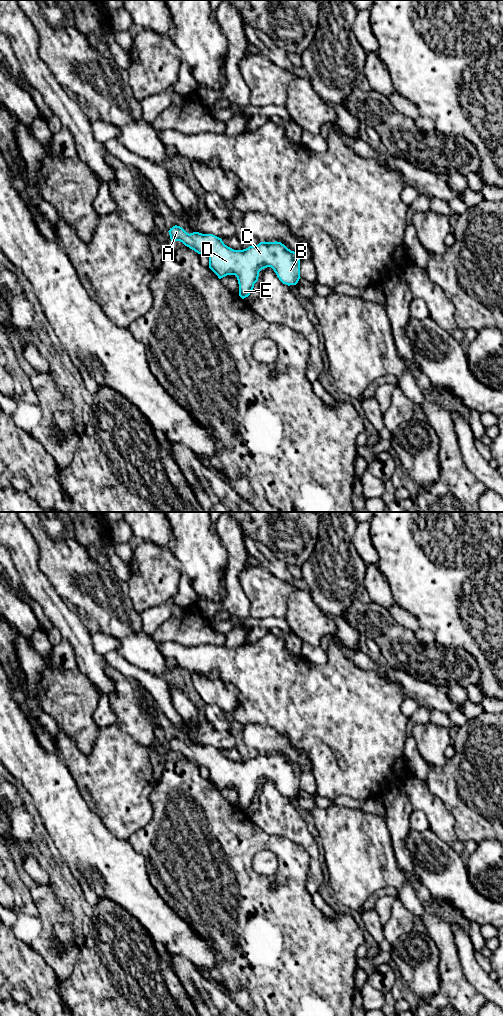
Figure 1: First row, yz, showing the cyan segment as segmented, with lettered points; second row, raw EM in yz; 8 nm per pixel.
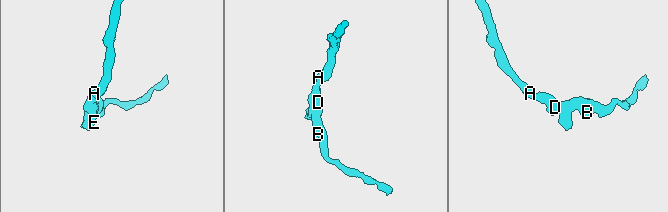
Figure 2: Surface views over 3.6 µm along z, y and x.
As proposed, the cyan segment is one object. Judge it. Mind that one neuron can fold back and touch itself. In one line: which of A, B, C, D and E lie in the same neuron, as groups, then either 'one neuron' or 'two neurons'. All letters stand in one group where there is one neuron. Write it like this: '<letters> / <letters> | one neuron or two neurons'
A B C D E | one neuron

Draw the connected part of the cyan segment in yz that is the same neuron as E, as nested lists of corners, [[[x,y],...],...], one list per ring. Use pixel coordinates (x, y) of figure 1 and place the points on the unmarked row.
[[[180,738],[168,743],[172,754],[180,753],[198,766],[209,769],[209,780],[219,791],[235,787],[239,808],[250,807],[258,793],[259,784],[271,779],[279,792],[288,798],[296,797],[300,789],[300,769],[281,754],[260,754],[243,762],[234,762],[213,746],[187,745]]]

